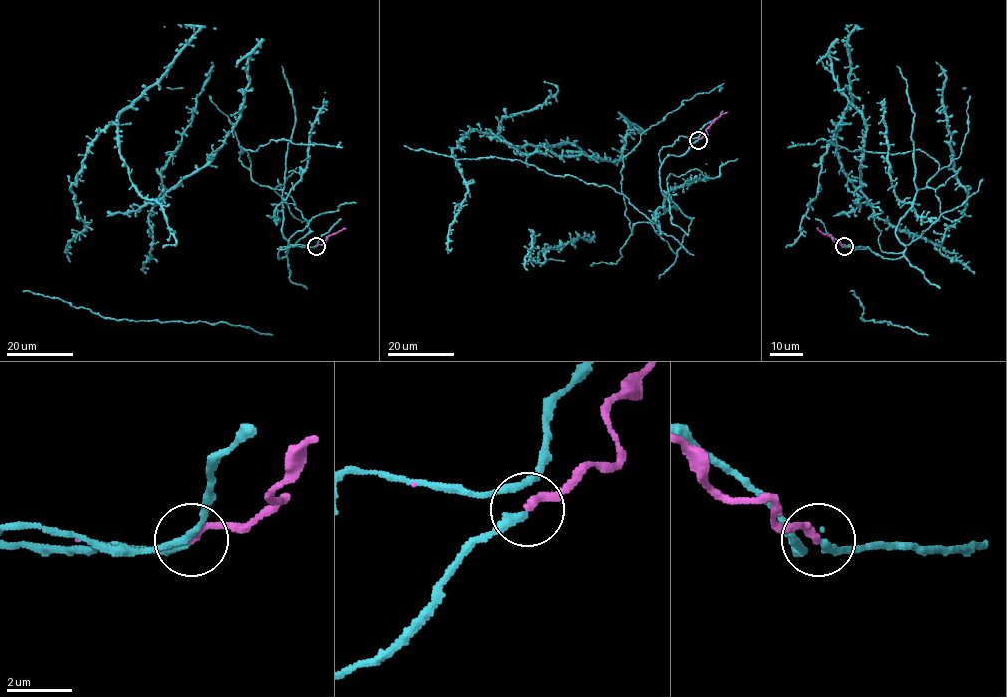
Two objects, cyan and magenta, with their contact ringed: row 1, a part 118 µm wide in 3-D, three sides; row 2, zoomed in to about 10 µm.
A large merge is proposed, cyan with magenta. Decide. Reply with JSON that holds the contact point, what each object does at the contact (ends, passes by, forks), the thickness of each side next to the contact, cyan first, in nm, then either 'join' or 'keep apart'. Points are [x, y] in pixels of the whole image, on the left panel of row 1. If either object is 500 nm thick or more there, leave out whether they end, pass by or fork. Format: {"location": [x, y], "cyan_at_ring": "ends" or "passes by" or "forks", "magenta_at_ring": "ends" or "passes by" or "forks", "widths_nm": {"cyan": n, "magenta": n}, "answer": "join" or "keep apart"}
{"location": [316, 246], "cyan_at_ring": "passes by", "magenta_at_ring": "ends", "widths_nm": {"cyan": 150, "magenta": 240}, "answer": "join"}

